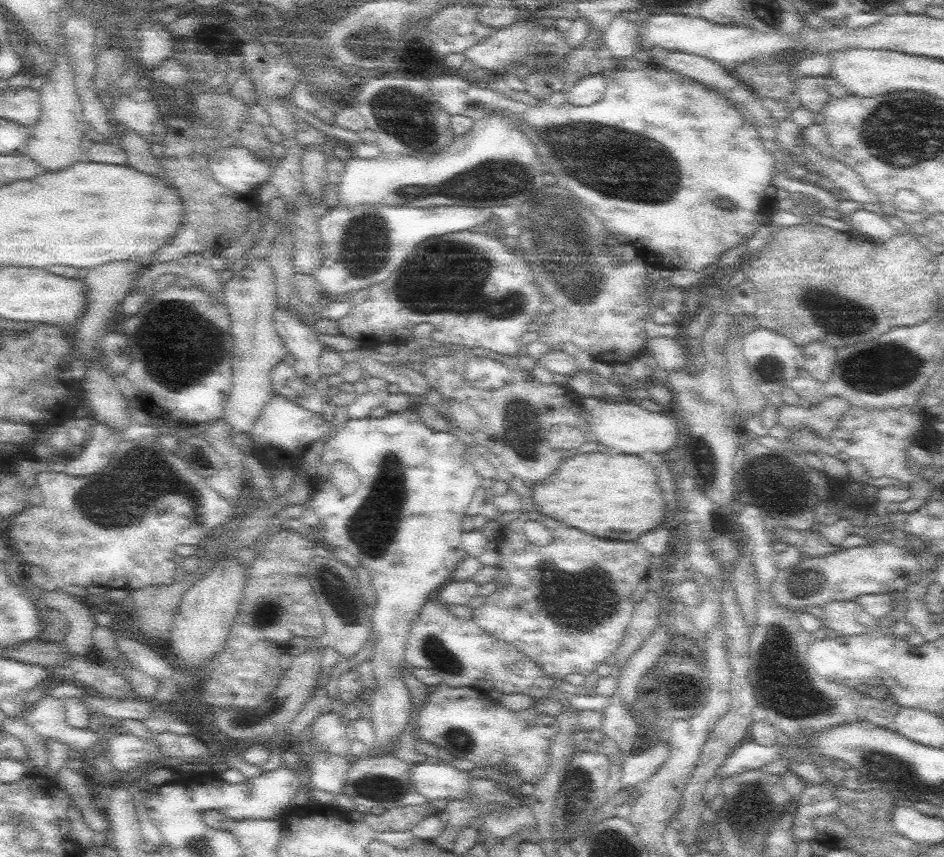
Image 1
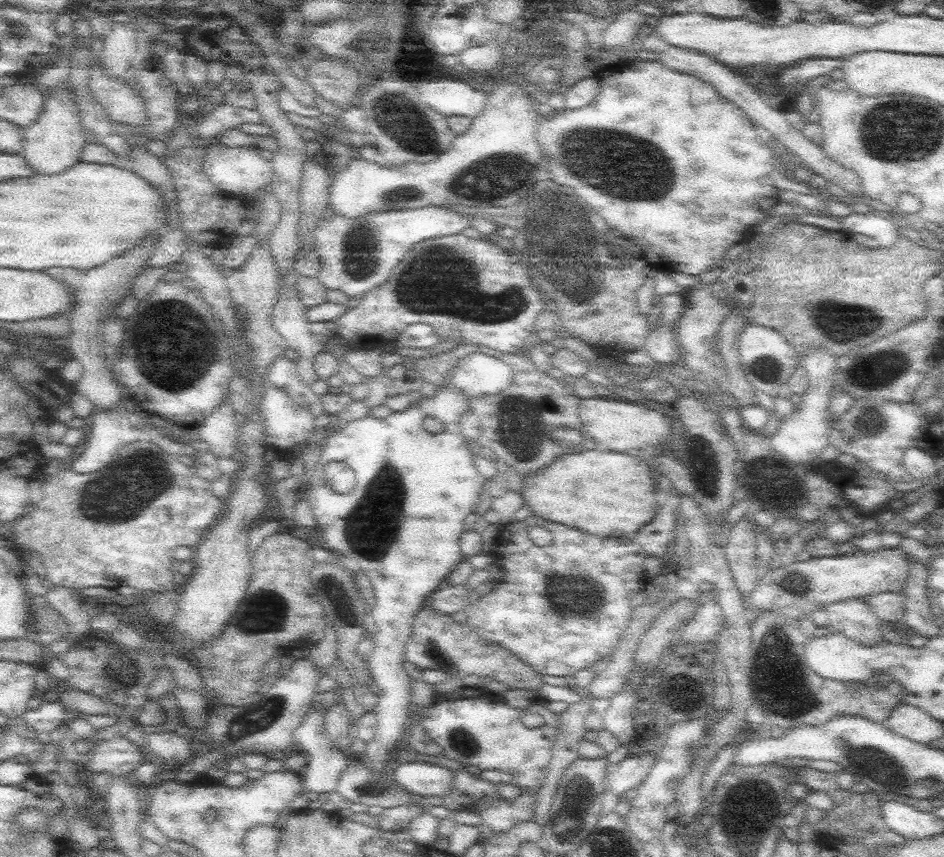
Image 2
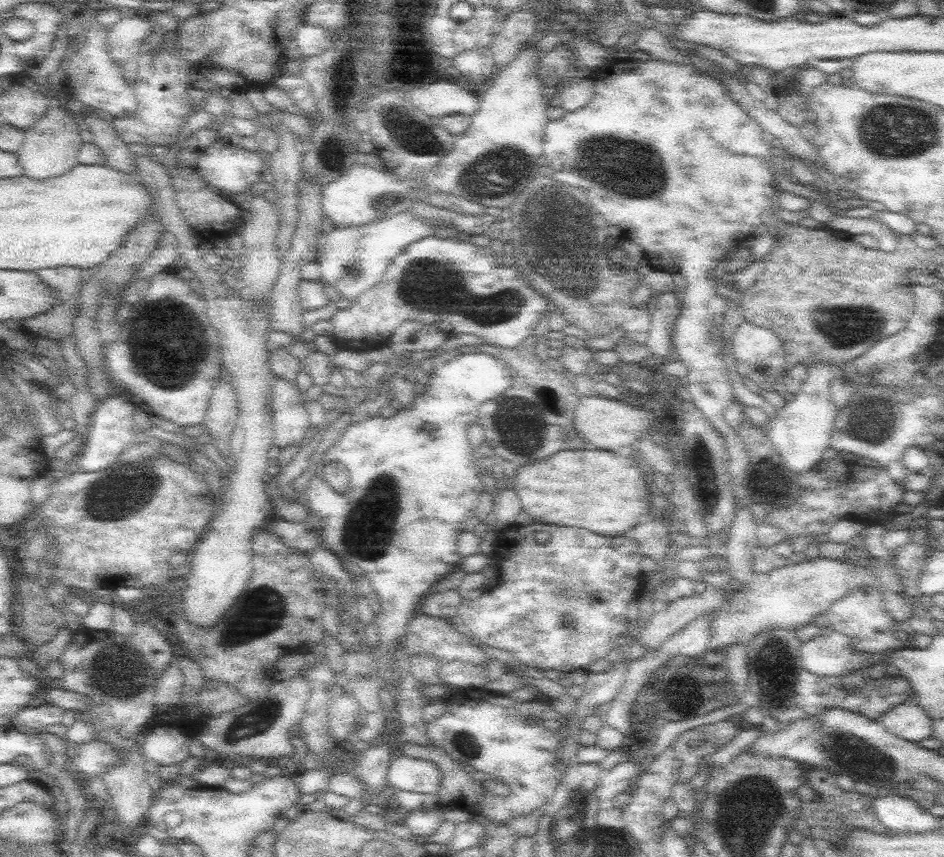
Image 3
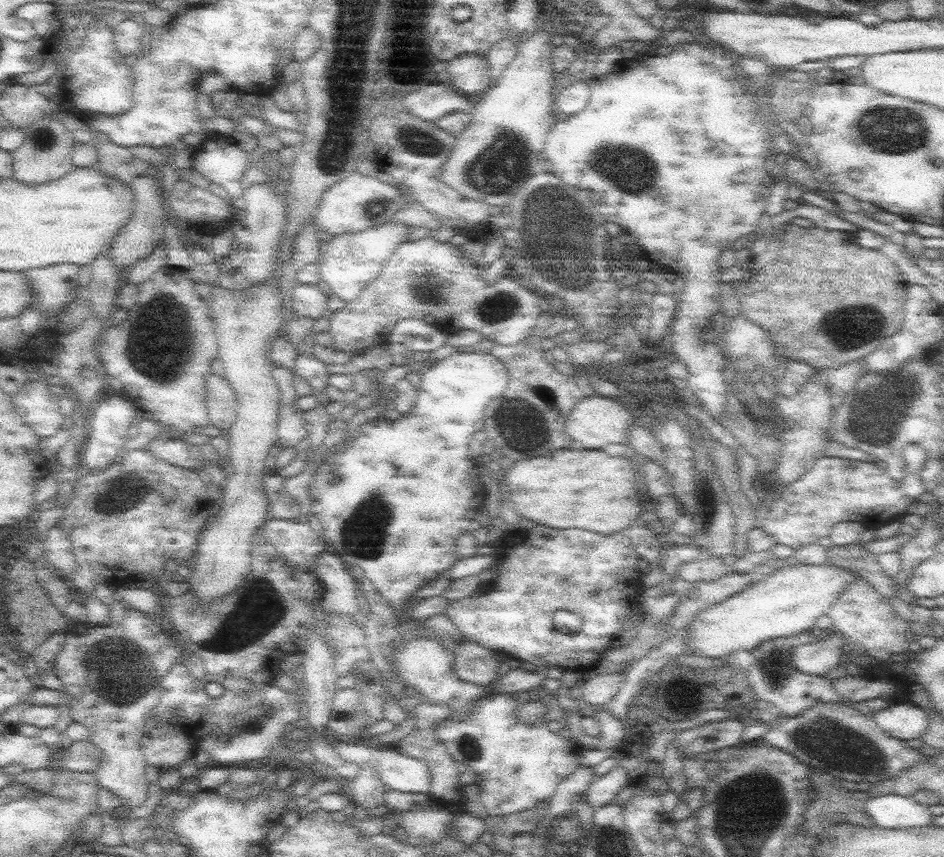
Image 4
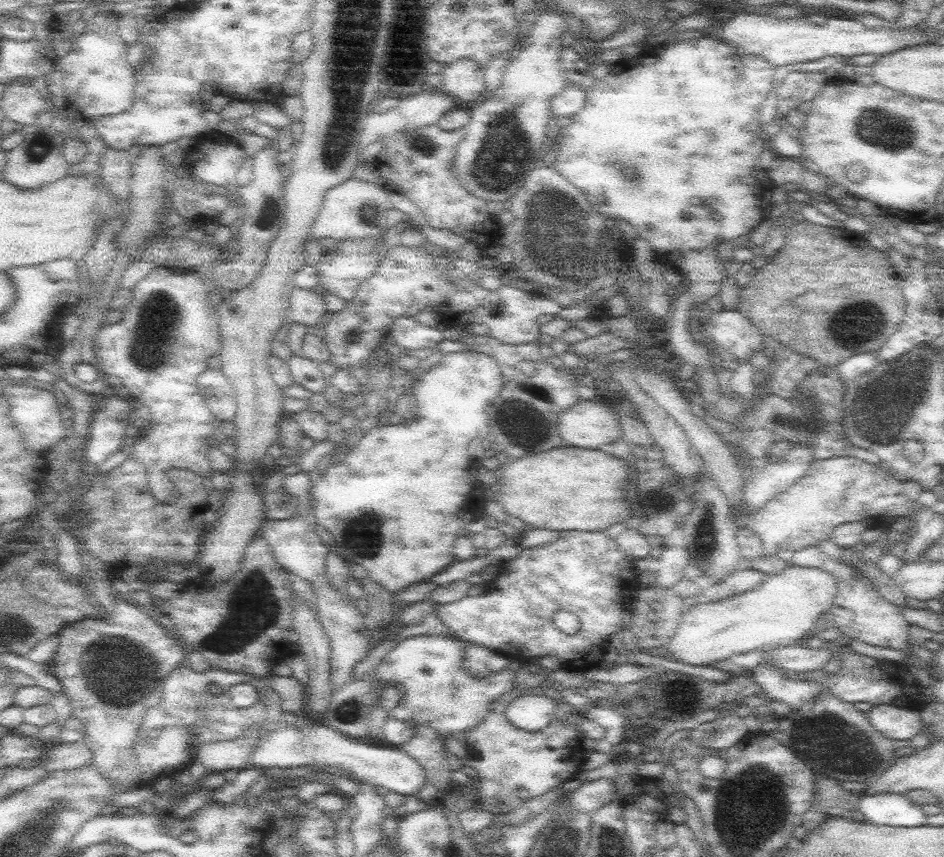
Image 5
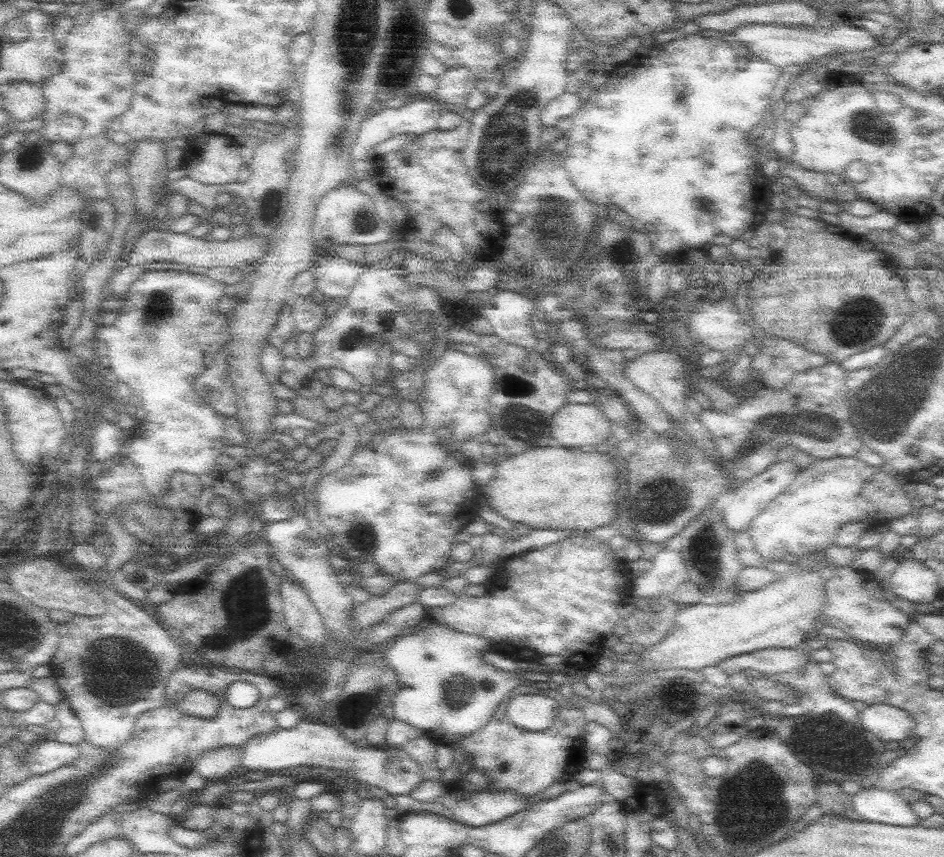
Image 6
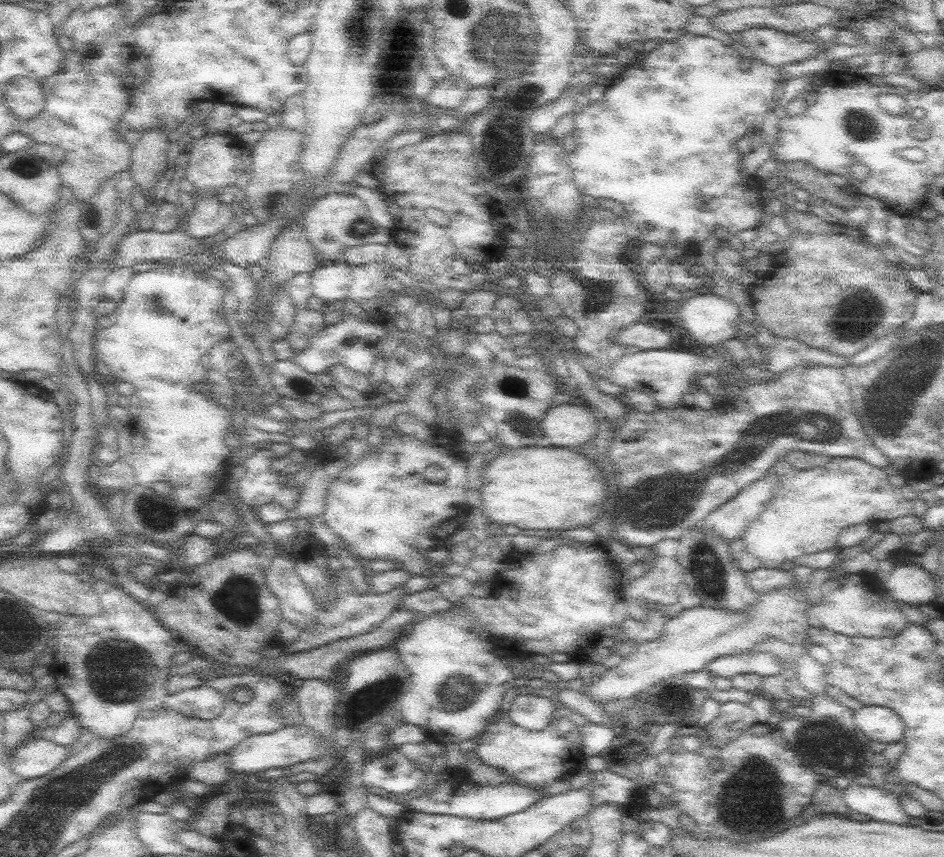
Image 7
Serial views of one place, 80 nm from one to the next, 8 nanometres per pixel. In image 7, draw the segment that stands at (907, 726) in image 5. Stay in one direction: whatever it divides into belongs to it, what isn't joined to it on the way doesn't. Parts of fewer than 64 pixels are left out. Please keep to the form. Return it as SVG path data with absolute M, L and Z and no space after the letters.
M863 706L855 710L854 720L856 726L869 740L892 744L902 741L904 736L905 724L902 717L890 707Z

